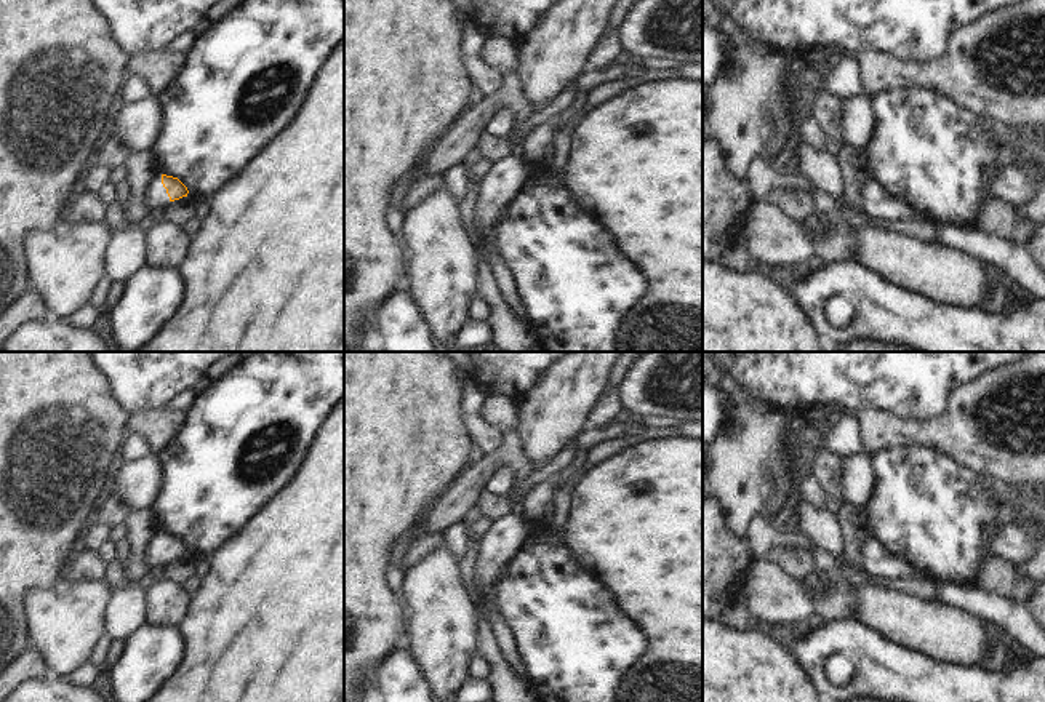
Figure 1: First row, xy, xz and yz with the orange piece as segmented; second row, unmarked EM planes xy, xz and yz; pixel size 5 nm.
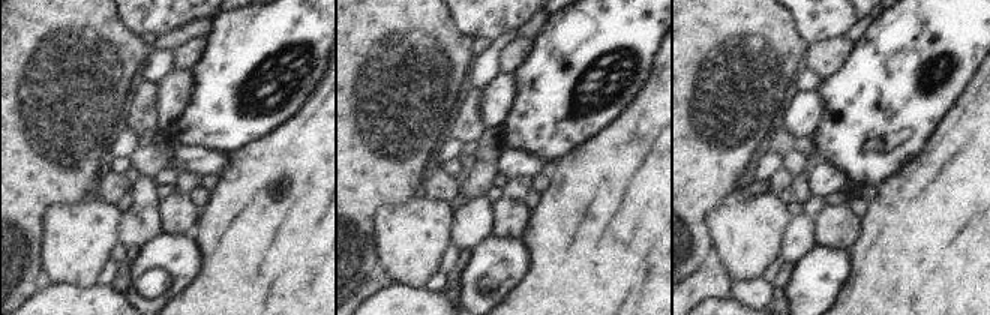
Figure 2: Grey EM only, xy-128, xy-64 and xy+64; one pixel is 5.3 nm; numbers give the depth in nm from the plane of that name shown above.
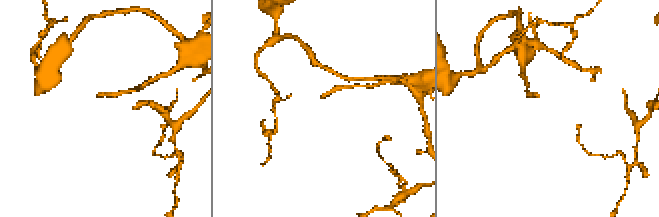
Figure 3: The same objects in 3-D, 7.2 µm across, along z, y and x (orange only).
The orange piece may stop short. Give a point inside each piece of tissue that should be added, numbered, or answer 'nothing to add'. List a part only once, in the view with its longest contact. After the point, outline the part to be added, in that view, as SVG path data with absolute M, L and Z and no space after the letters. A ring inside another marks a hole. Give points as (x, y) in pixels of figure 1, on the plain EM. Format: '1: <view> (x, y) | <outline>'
1: xy (157, 554) | M155 531L152 539L147 542L147 563L149 566L162 564L165 566L170 561L170 555L166 552L166 547L162 542L162 532Z

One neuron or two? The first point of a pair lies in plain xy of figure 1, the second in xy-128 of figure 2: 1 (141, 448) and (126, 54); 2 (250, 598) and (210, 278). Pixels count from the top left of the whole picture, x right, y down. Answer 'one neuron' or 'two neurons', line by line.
1: two neurons
2: one neuron

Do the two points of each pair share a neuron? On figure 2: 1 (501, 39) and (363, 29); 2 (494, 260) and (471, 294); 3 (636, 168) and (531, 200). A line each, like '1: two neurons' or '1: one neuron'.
1: two neurons
2: one neuron
3: two neurons

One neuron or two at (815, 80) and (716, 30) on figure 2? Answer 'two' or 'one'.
two

